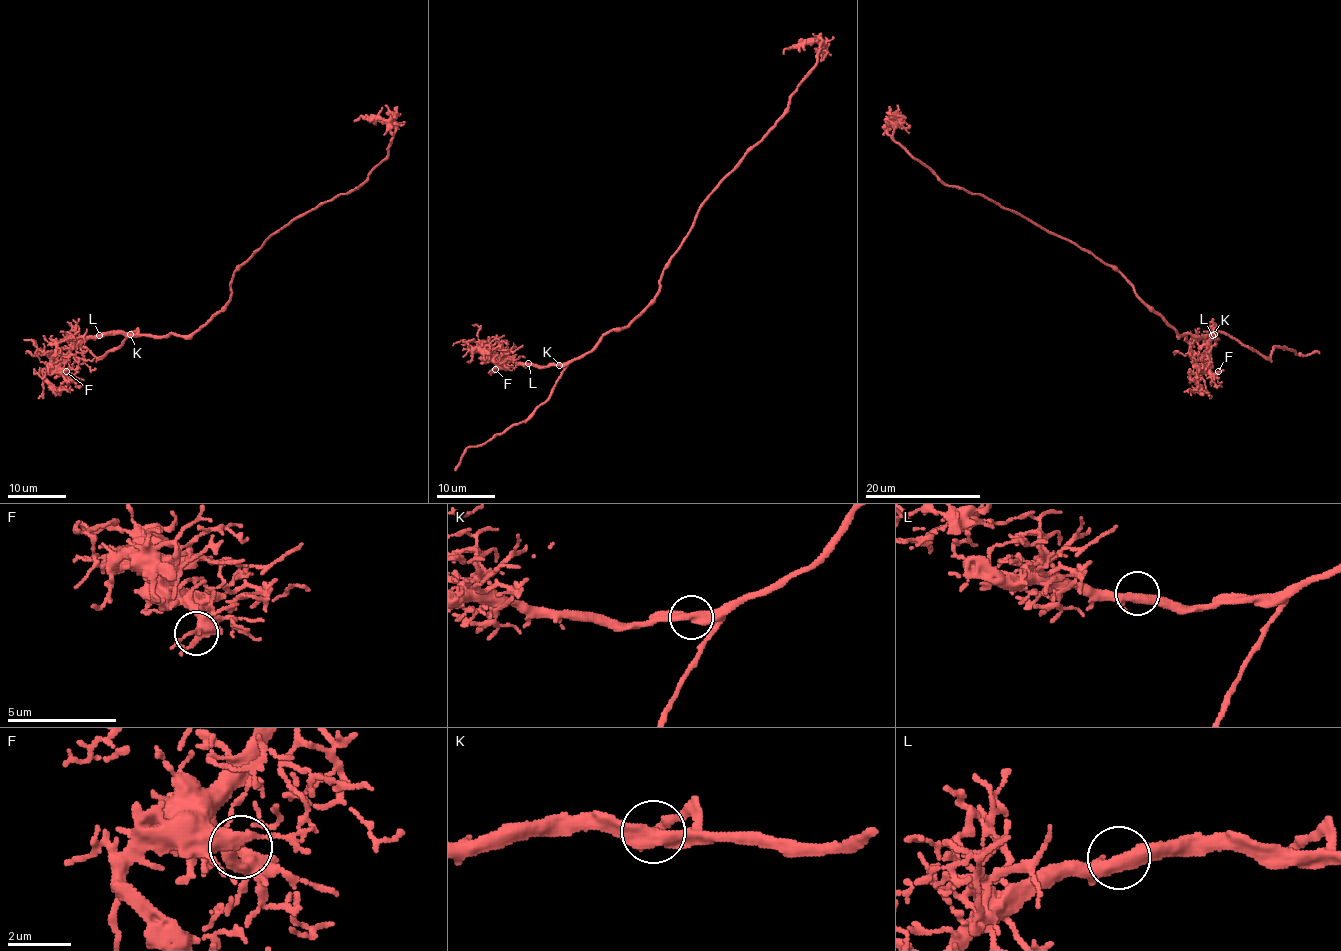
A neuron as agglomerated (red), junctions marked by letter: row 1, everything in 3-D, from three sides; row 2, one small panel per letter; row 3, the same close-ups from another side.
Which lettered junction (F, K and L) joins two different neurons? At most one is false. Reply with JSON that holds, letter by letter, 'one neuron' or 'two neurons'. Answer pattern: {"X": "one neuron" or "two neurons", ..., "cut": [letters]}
{"F": "one neuron", "K": "one neuron", "L": "one neuron", "cut": []}

